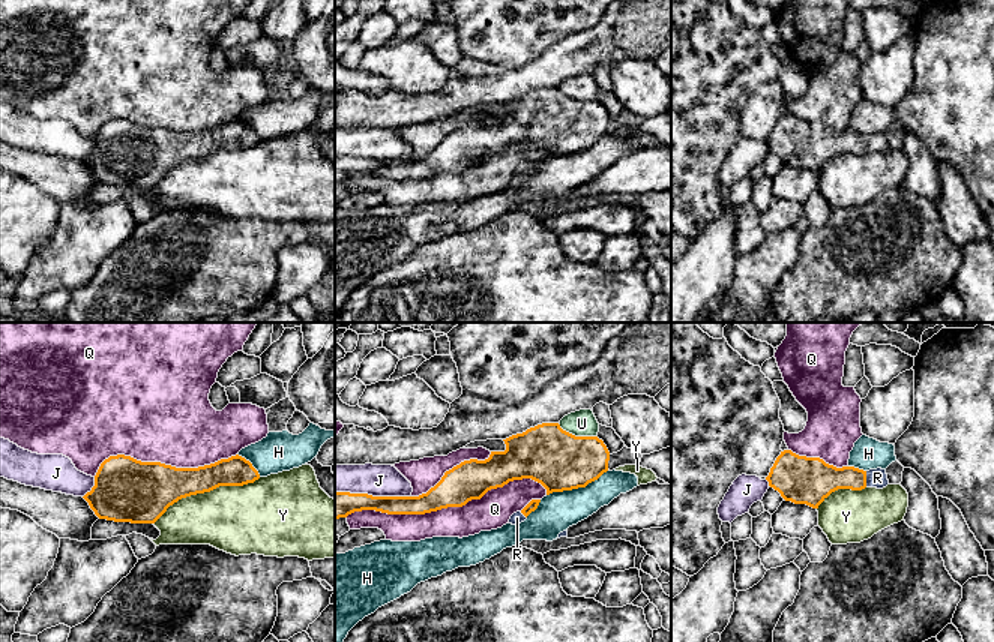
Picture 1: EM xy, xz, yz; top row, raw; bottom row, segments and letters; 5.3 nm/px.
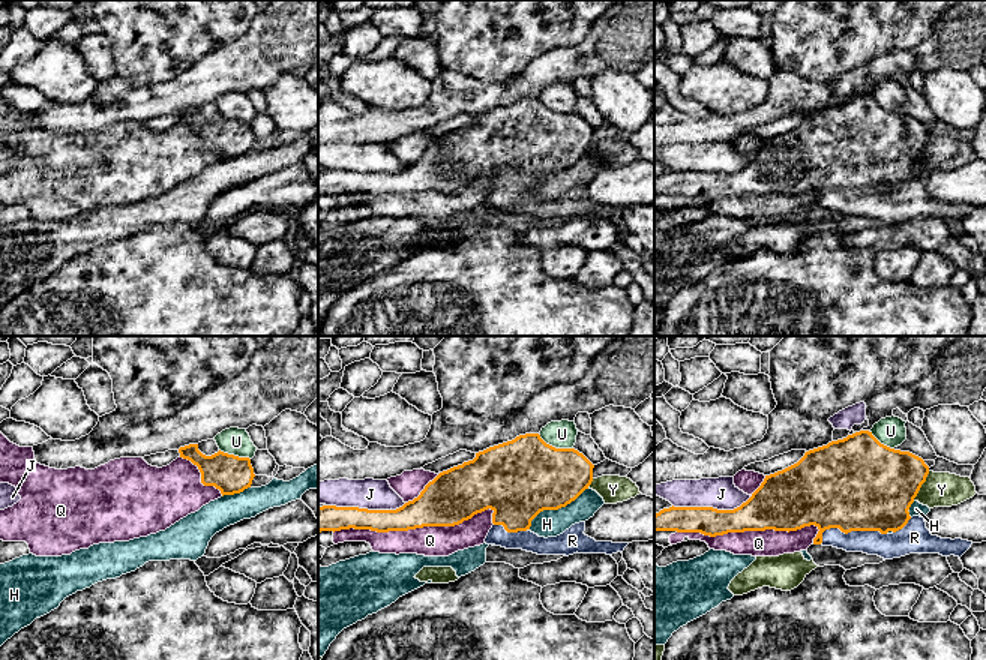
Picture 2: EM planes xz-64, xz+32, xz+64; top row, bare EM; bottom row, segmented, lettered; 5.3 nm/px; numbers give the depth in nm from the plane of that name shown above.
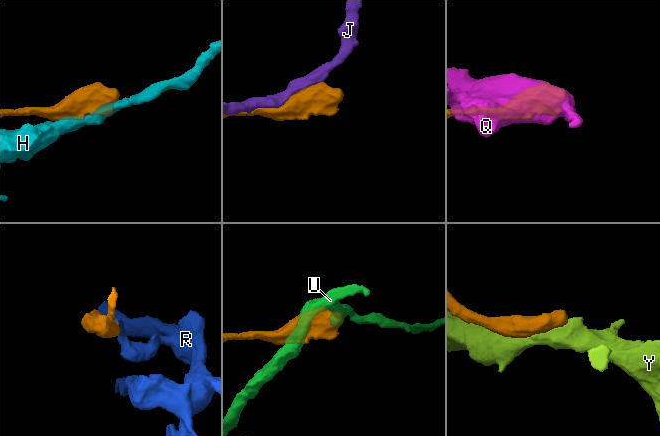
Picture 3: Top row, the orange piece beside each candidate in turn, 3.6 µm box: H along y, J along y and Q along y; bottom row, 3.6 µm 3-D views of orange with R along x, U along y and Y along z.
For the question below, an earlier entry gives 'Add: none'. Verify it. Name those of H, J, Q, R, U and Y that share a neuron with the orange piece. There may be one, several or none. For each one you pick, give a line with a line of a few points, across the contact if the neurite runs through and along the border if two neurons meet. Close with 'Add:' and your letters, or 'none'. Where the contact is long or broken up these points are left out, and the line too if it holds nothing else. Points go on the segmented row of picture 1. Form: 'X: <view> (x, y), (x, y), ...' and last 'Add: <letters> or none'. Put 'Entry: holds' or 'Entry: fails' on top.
Entry: fails
Add: R

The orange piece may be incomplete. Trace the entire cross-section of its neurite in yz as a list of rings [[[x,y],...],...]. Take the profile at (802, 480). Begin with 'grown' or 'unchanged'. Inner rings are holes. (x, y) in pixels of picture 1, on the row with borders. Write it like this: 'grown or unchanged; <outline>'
grown; [[[791,450],[781,452],[766,480],[785,501],[812,508],[818,508],[838,489],[883,489],[889,484],[886,470],[836,468],[820,458],[799,456]]]

